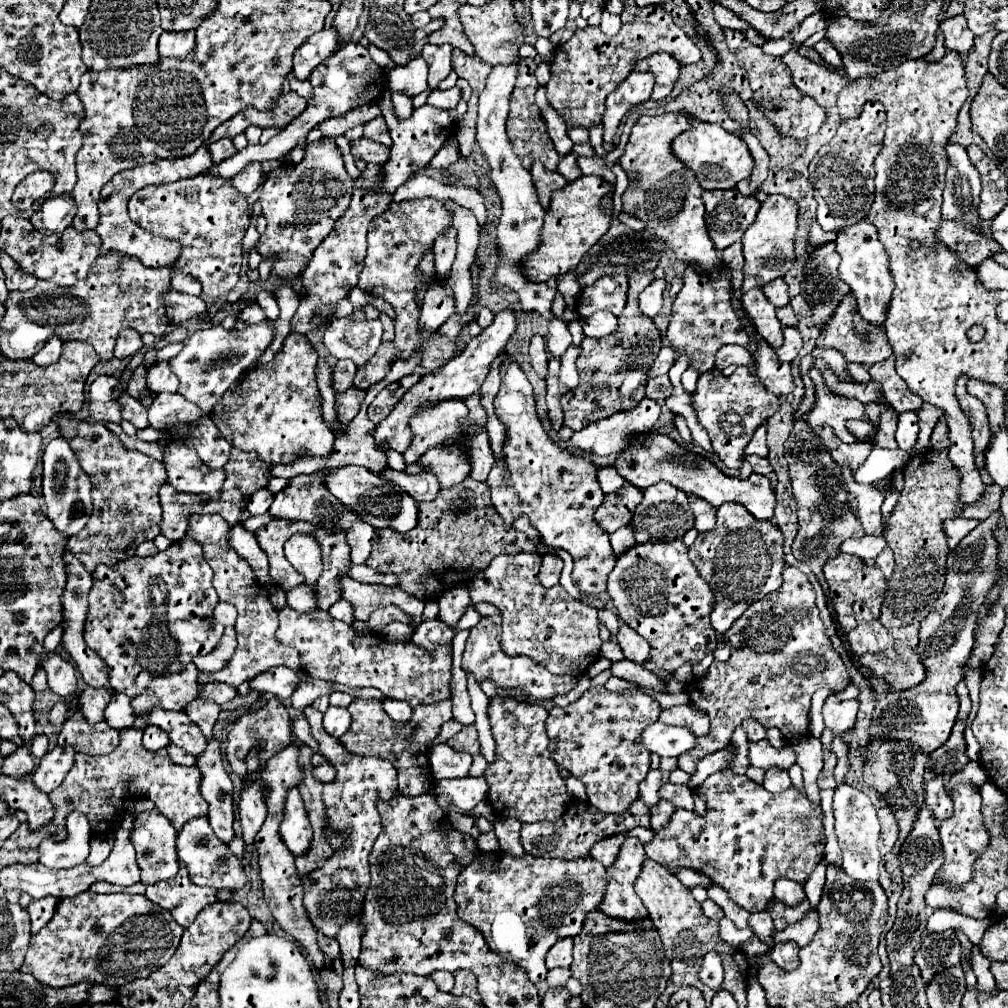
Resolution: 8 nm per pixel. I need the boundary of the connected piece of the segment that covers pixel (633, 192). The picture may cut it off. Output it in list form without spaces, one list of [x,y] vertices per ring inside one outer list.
[[[663,114],[663,116],[641,116],[635,122],[635,126],[631,130],[631,136],[629,136],[629,142],[625,146],[625,152],[619,158],[619,166],[625,172],[635,174],[635,178],[631,180],[629,188],[623,194],[623,212],[627,212],[629,216],[635,216],[641,222],[645,222],[667,246],[671,246],[671,250],[677,254],[677,258],[681,262],[693,264],[701,276],[709,276],[711,280],[721,280],[723,260],[719,258],[719,252],[713,248],[713,242],[707,234],[705,206],[703,206],[703,200],[701,200],[703,188],[699,186],[695,174],[681,160],[677,160],[671,152],[673,138],[691,126],[689,120],[691,118],[687,114]]]

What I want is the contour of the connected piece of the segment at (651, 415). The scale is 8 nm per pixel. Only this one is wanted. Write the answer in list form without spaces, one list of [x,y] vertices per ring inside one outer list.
[[[643,398],[641,404],[637,404],[637,408],[631,408],[629,412],[617,412],[605,420],[599,420],[599,422],[593,422],[589,426],[585,426],[583,430],[575,432],[569,440],[569,448],[575,448],[575,450],[581,450],[581,452],[589,452],[589,454],[597,454],[597,456],[609,456],[609,454],[615,454],[619,452],[621,448],[625,448],[629,444],[629,440],[635,436],[635,434],[643,434],[643,432],[651,432],[657,424],[657,418],[659,418],[659,404],[649,400],[649,398]]]

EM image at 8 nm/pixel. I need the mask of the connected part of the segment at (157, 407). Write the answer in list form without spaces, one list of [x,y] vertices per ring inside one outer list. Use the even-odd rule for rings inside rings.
[[[167,392],[157,394],[149,404],[147,412],[149,412],[149,426],[155,430],[167,430],[177,422],[195,422],[201,416],[199,408],[187,402],[181,394],[167,394]]]

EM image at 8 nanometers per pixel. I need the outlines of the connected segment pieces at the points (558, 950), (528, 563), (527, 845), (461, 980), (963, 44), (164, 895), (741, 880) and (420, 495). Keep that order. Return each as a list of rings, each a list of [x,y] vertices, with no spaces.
[[[565,938],[565,940],[559,940],[549,952],[547,952],[547,958],[545,958],[545,964],[547,968],[569,968],[571,966],[571,952],[573,952],[573,938]]]
[[[527,552],[501,554],[483,574],[477,574],[469,583],[472,602],[491,602],[501,610],[503,634],[501,648],[509,656],[527,656],[547,668],[551,674],[569,674],[579,678],[589,664],[599,658],[599,618],[597,610],[571,598],[563,586],[543,588],[537,580],[541,556]]]
[[[637,800],[629,814],[621,816],[605,816],[597,812],[591,804],[577,802],[569,804],[565,818],[557,822],[535,822],[535,824],[523,824],[521,826],[521,844],[527,854],[533,854],[537,858],[565,858],[565,860],[577,860],[577,856],[589,856],[589,850],[595,842],[609,838],[619,832],[627,832],[635,826],[649,828],[649,810],[643,808],[643,804]]]
[[[457,970],[455,972],[455,988],[451,990],[455,996],[473,996],[477,1002],[481,1002],[477,992],[477,978],[469,970]]]
[[[953,16],[941,22],[941,30],[945,36],[945,48],[947,50],[955,50],[961,56],[969,54],[969,50],[973,48],[973,34],[967,28],[967,20],[965,16]]]
[[[181,866],[177,876],[173,876],[171,880],[163,880],[157,882],[155,886],[147,886],[145,896],[151,902],[159,904],[161,908],[169,910],[179,926],[189,928],[195,916],[207,904],[213,904],[217,900],[217,890],[195,886],[189,880],[189,872],[185,872],[185,866]]]
[[[723,768],[697,786],[697,796],[707,804],[705,816],[697,816],[693,810],[676,809],[669,824],[645,846],[645,852],[669,870],[687,866],[709,876],[713,884],[721,886],[747,912],[769,906],[777,878],[805,884],[823,860],[823,810],[795,786],[771,794],[751,778]]]
[[[387,468],[385,472],[381,472],[379,476],[383,476],[385,480],[401,486],[401,490],[409,492],[417,502],[423,502],[423,500],[433,500],[439,492],[439,482],[433,474],[429,472],[421,472],[421,474],[405,474],[405,472],[397,472],[393,468]]]

